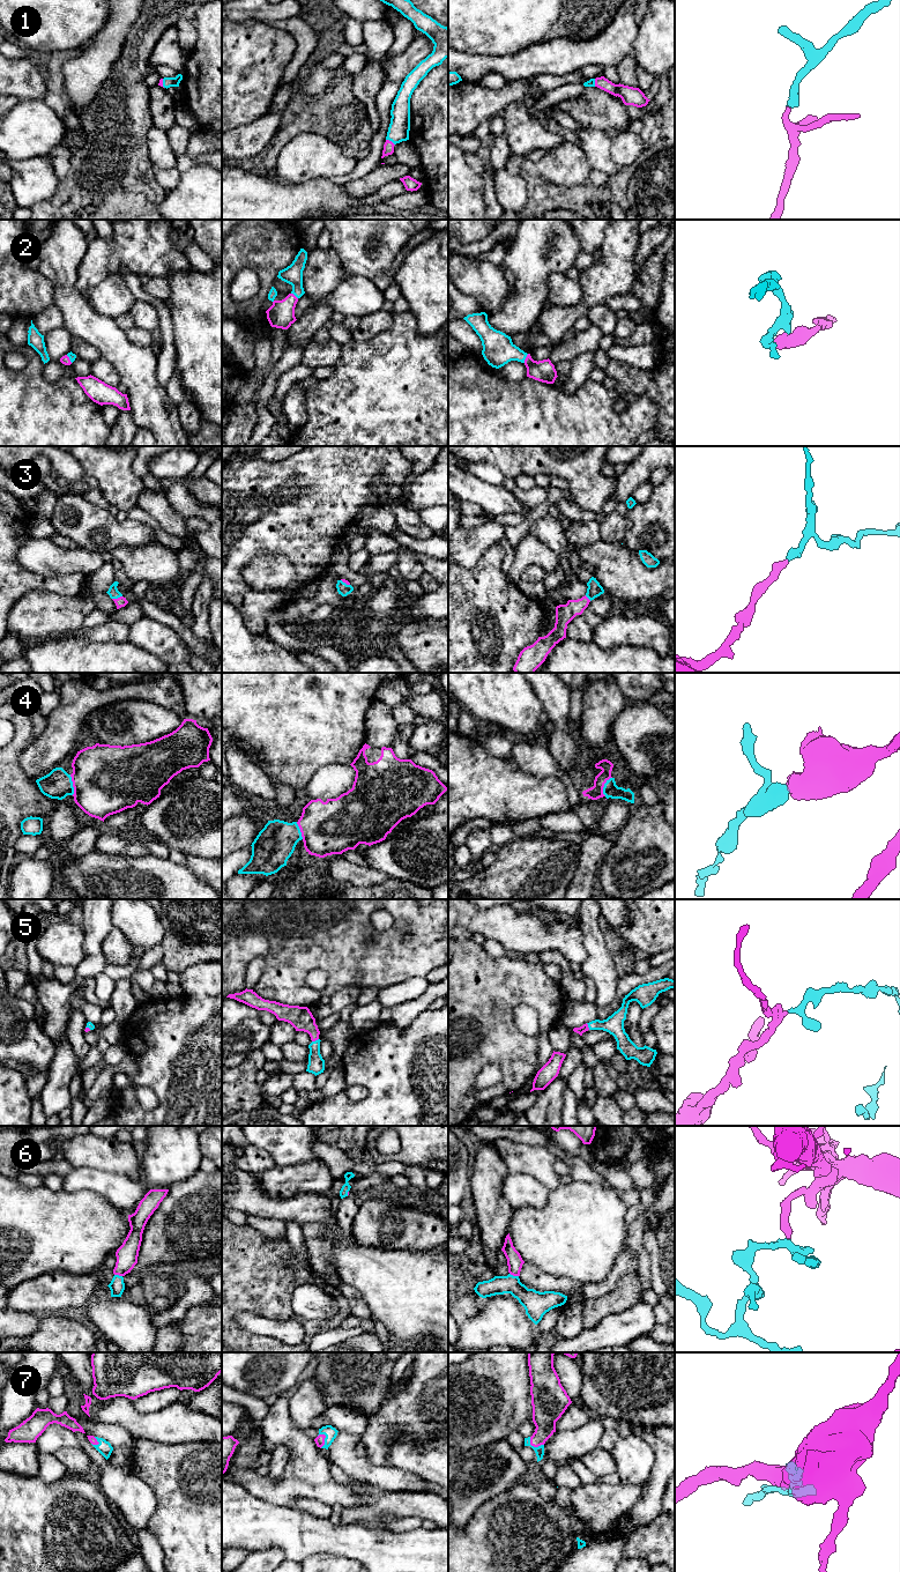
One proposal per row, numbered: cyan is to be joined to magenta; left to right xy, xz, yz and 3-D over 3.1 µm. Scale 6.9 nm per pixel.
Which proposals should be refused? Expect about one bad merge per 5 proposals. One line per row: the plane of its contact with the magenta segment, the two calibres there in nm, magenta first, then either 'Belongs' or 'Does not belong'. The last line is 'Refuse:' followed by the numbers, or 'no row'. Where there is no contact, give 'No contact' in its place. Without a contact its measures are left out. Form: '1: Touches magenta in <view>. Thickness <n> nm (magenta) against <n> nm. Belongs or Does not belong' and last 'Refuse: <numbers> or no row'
1: Touches magenta in xz. Thickness 80 nm (magenta) against 150 nm. Belongs
2: Touches magenta in yz. Thickness 150 nm (magenta) against 220 nm. Belongs
3: Touches magenta in xy. Thickness 70 nm (magenta) against 70 nm. Belongs
4: Touches magenta in yz. Thickness 90 nm (magenta) against 110 nm. Belongs
5: Touches magenta in xz. Thickness 160 nm (magenta) against 120 nm. Belongs
6: Touches magenta in yz. Thickness 110 nm (magenta) against 170 nm. Belongs
7: Touches magenta in yz. Thickness 190 nm (magenta) against 60 nm. Belongs
Refuse: no row

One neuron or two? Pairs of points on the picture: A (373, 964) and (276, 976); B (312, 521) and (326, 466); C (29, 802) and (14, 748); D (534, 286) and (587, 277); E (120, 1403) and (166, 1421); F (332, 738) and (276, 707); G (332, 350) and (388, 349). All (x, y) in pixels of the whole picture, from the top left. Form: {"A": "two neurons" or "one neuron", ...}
{"A": "one neuron", "B": "one neuron", "C": "one neuron", "D": "two neurons", "E": "one neuron", "F": "one neuron", "G": "two neurons"}

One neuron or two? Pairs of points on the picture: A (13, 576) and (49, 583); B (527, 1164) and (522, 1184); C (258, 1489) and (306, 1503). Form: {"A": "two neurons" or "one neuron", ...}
{"A": "one neuron", "B": "two neurons", "C": "two neurons"}

